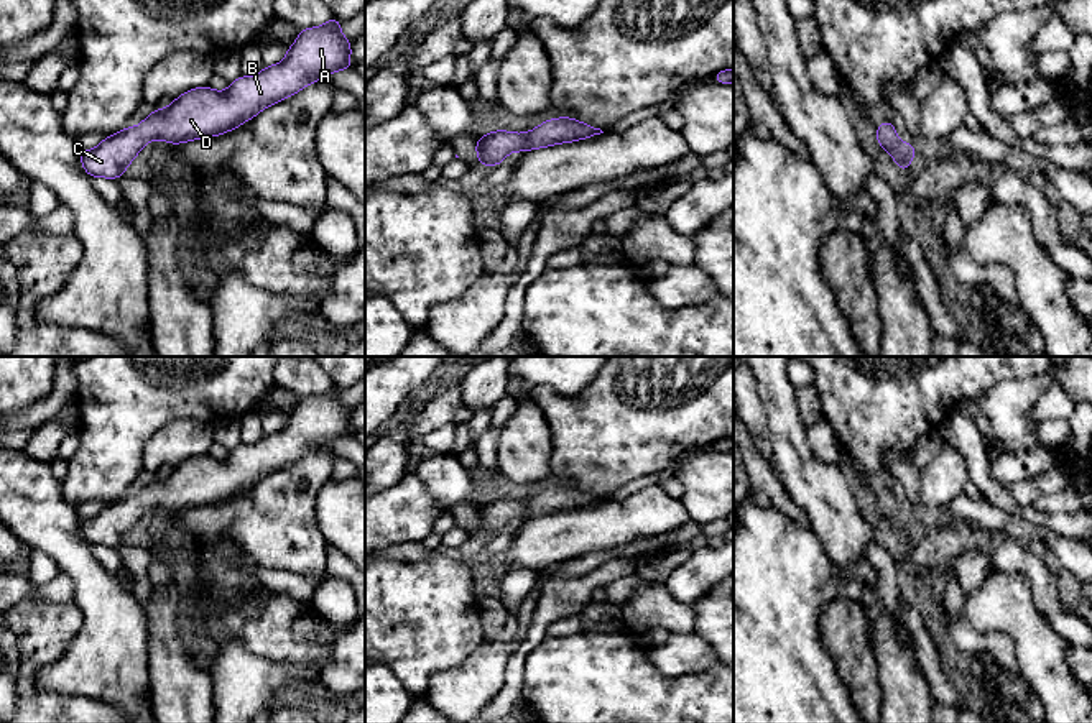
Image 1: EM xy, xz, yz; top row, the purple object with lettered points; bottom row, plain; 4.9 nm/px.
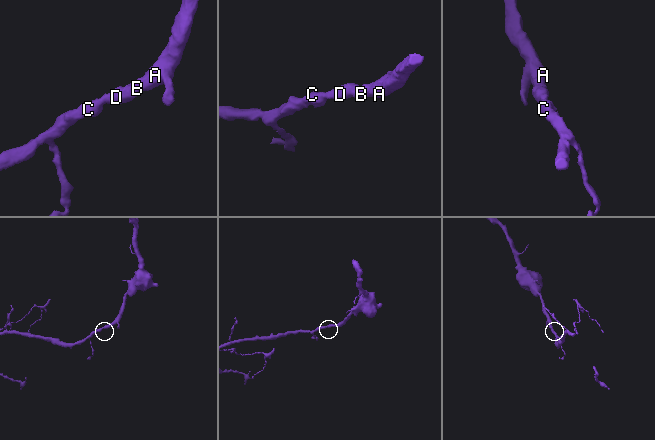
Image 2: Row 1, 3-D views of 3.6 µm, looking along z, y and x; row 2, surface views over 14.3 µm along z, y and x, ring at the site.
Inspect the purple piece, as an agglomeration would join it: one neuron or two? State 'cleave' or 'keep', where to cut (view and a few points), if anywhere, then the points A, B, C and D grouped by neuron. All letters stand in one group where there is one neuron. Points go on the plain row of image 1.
keep | no cut | A B C D

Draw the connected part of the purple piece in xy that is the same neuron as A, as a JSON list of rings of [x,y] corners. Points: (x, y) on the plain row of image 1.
[[[329,385],[324,394],[299,398],[280,432],[265,434],[255,445],[237,445],[225,460],[209,454],[184,460],[168,477],[155,477],[136,496],[127,495],[105,504],[94,518],[81,518],[81,534],[92,547],[117,549],[148,509],[179,513],[219,504],[308,452],[352,437],[354,409],[342,404],[340,393],[340,388]]]

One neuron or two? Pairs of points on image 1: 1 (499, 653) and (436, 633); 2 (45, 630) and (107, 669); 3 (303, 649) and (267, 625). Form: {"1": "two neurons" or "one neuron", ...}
{"1": "two neurons", "2": "two neurons", "3": "one neuron"}

